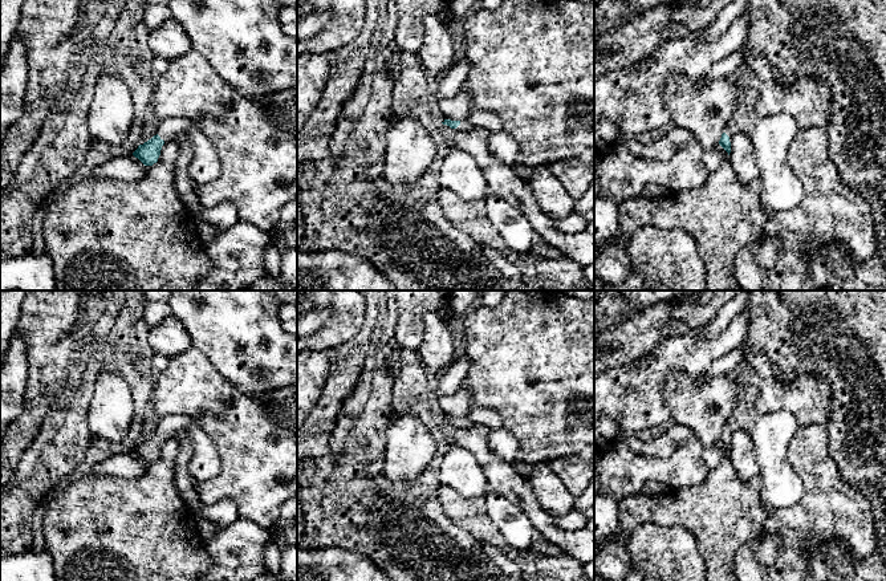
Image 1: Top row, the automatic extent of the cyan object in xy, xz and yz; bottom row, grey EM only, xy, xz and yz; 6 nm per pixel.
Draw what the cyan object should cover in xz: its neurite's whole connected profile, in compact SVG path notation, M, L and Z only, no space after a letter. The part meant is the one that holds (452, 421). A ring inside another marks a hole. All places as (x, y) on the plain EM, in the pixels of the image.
M443 417L442 420L450 423L455 428L470 428L475 426L475 423L470 418Z

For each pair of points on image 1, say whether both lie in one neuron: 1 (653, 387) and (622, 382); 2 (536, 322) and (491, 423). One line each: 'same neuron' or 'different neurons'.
1: same neuron
2: different neurons

